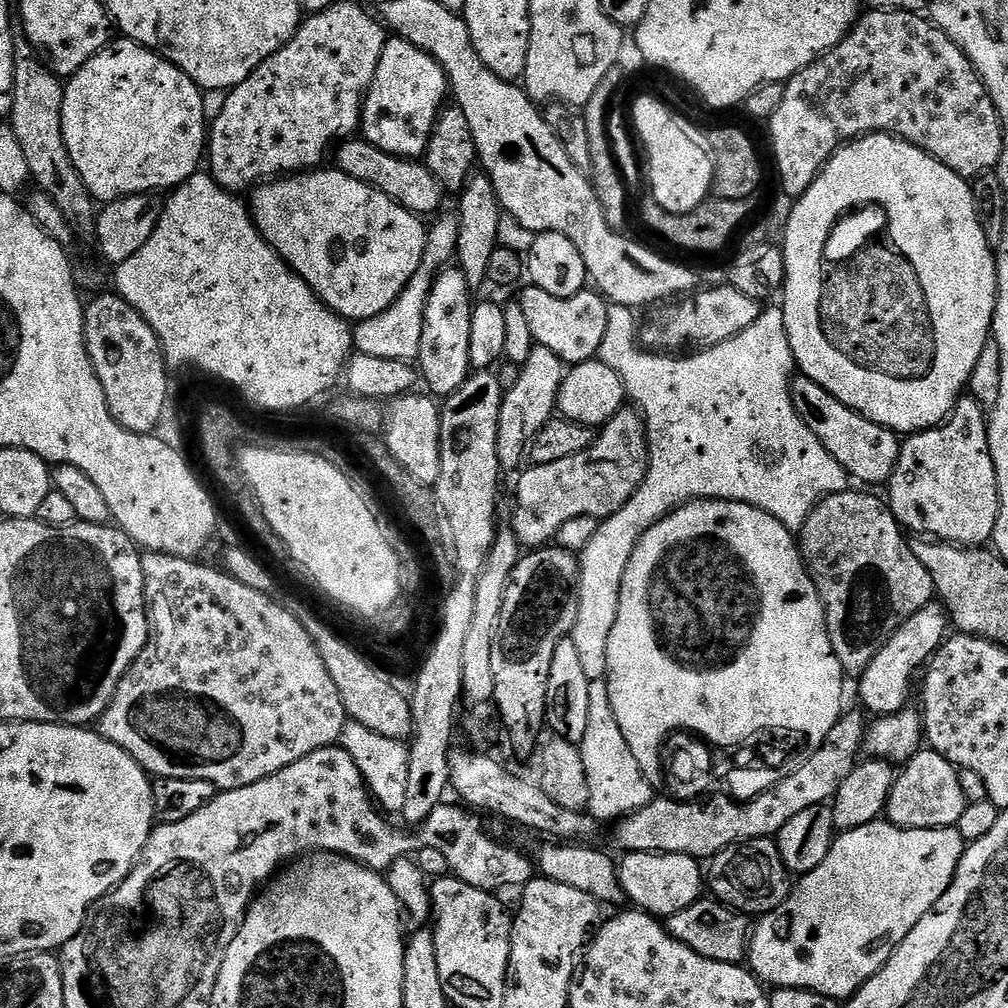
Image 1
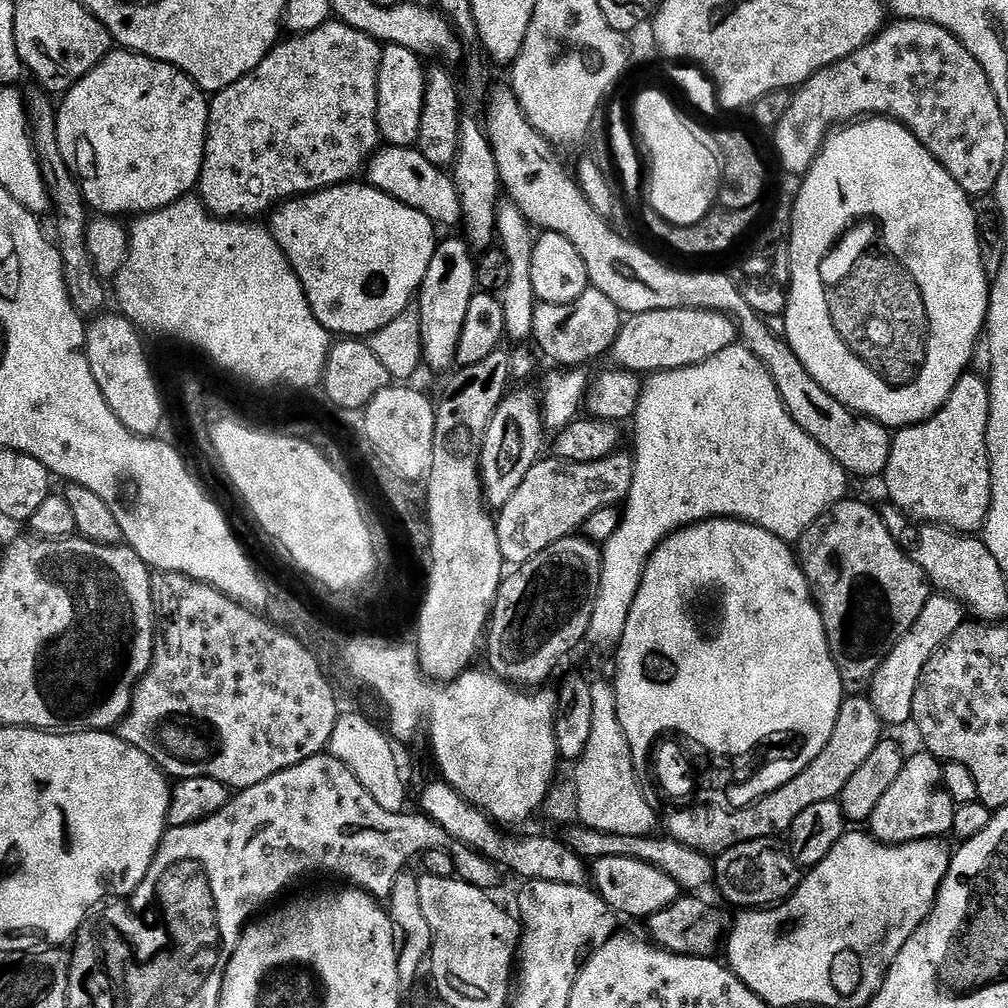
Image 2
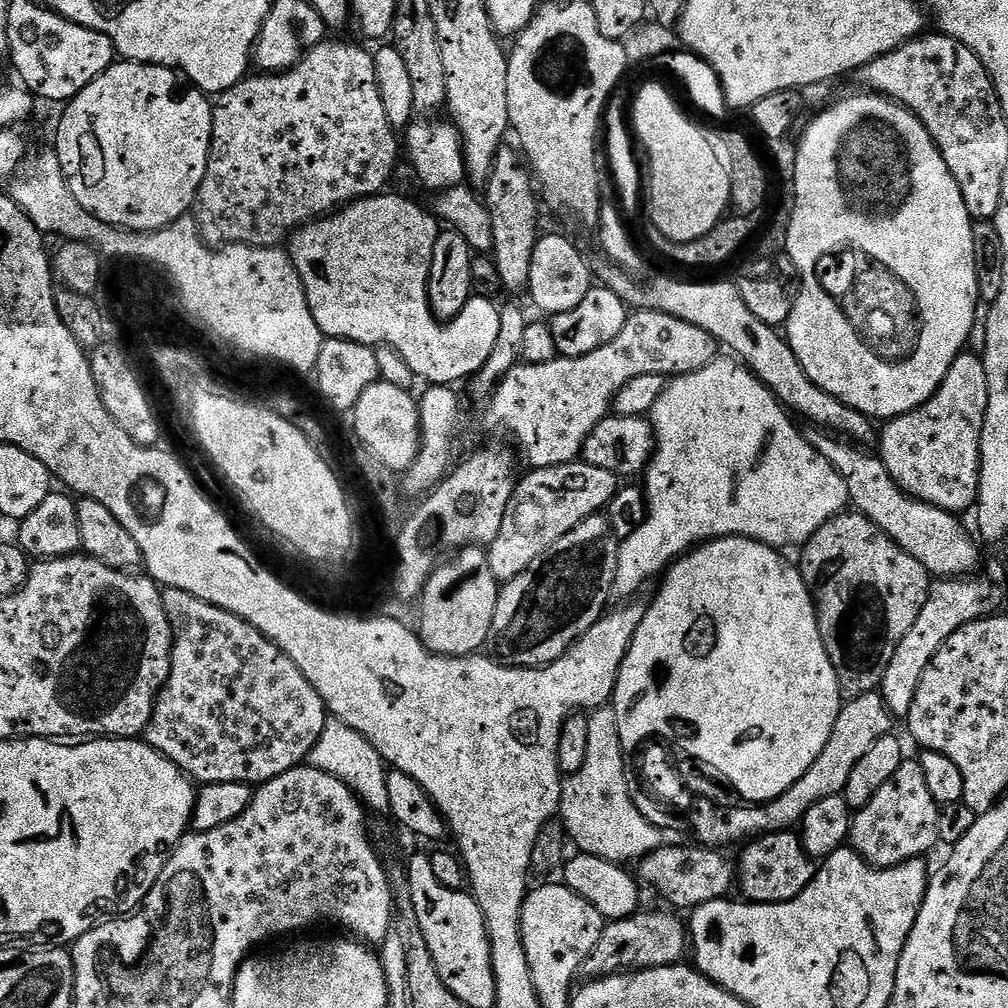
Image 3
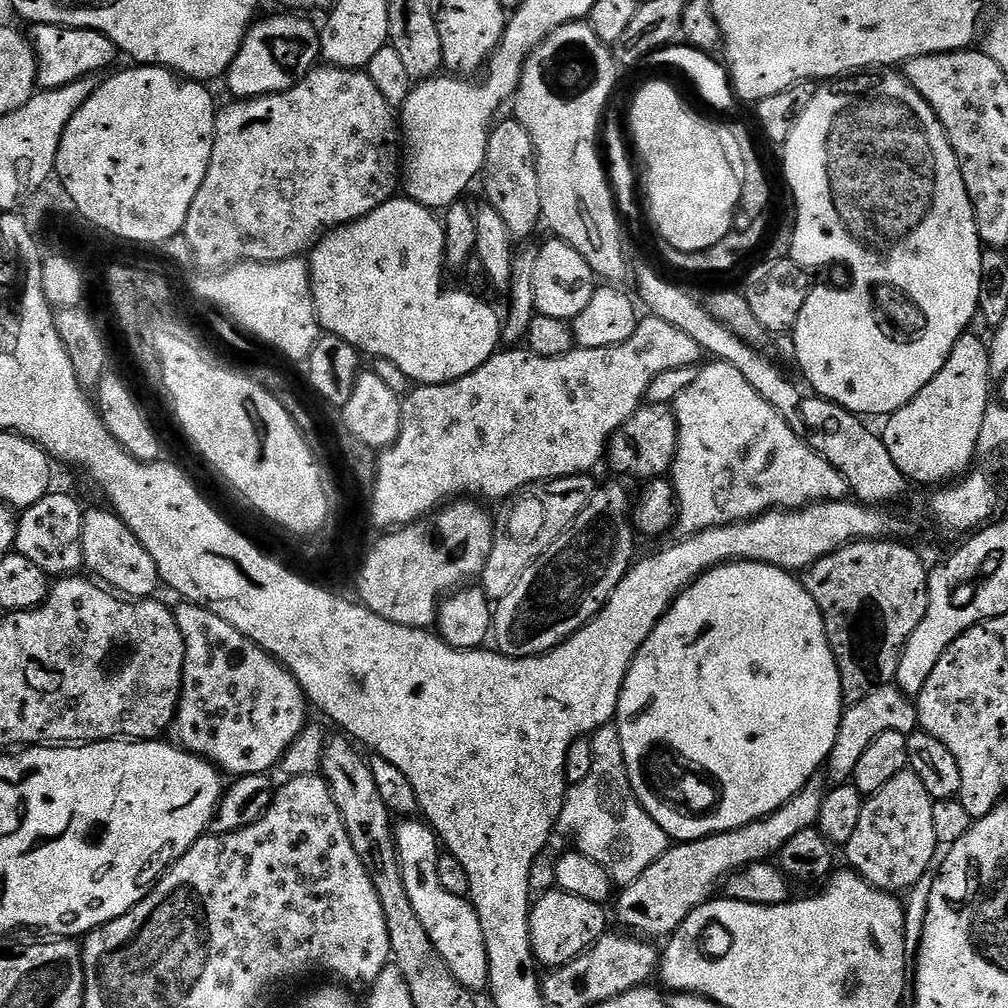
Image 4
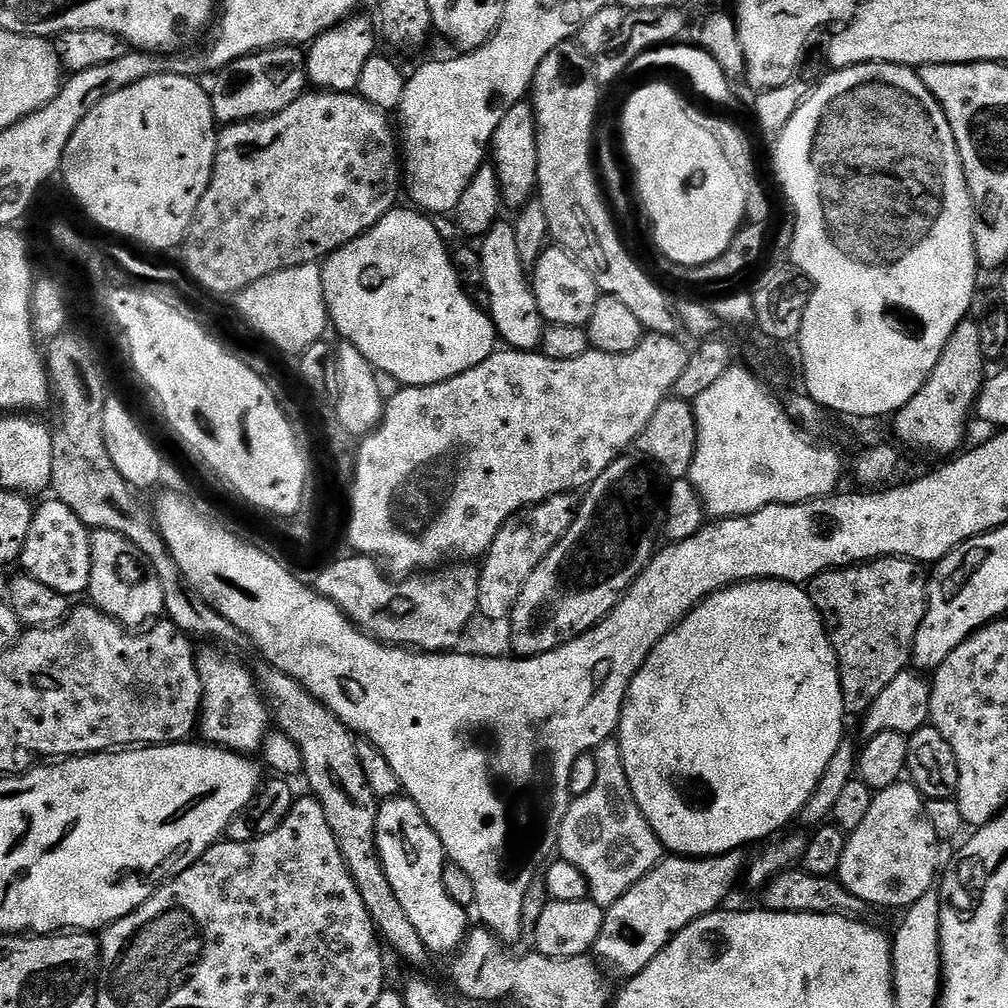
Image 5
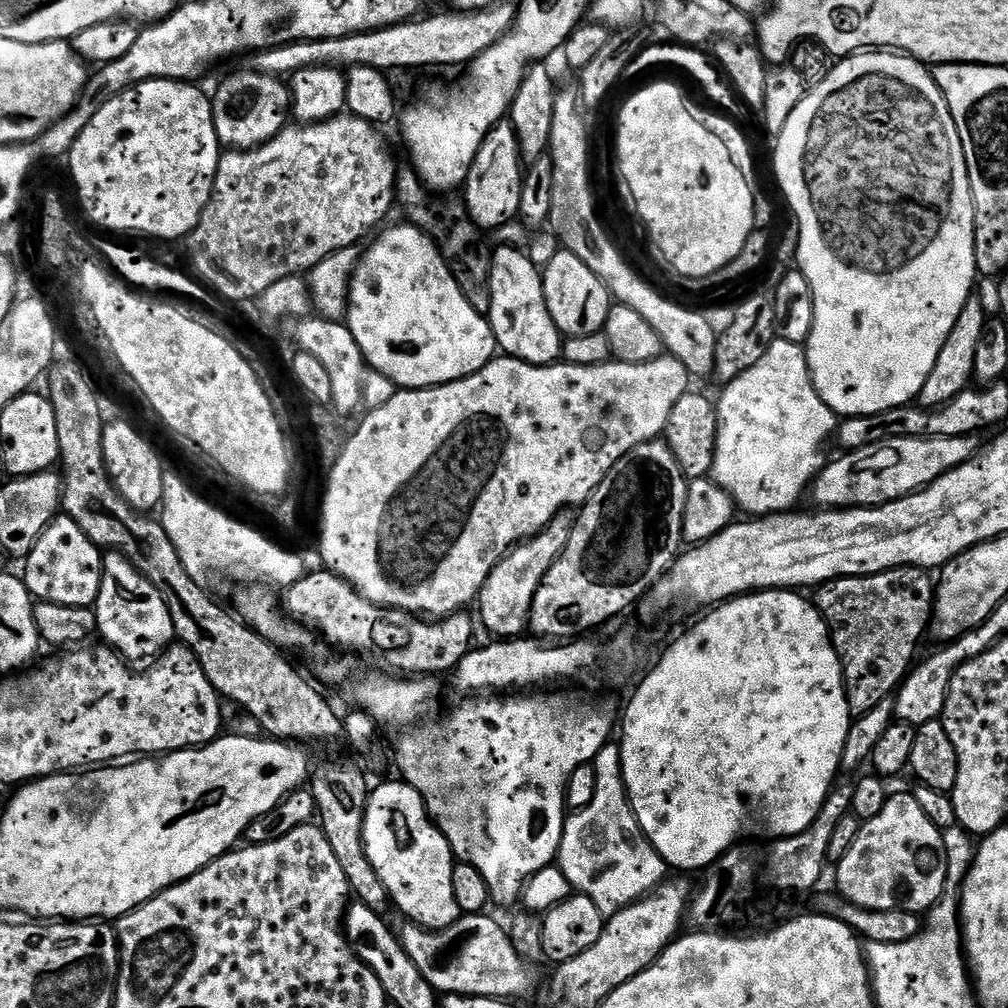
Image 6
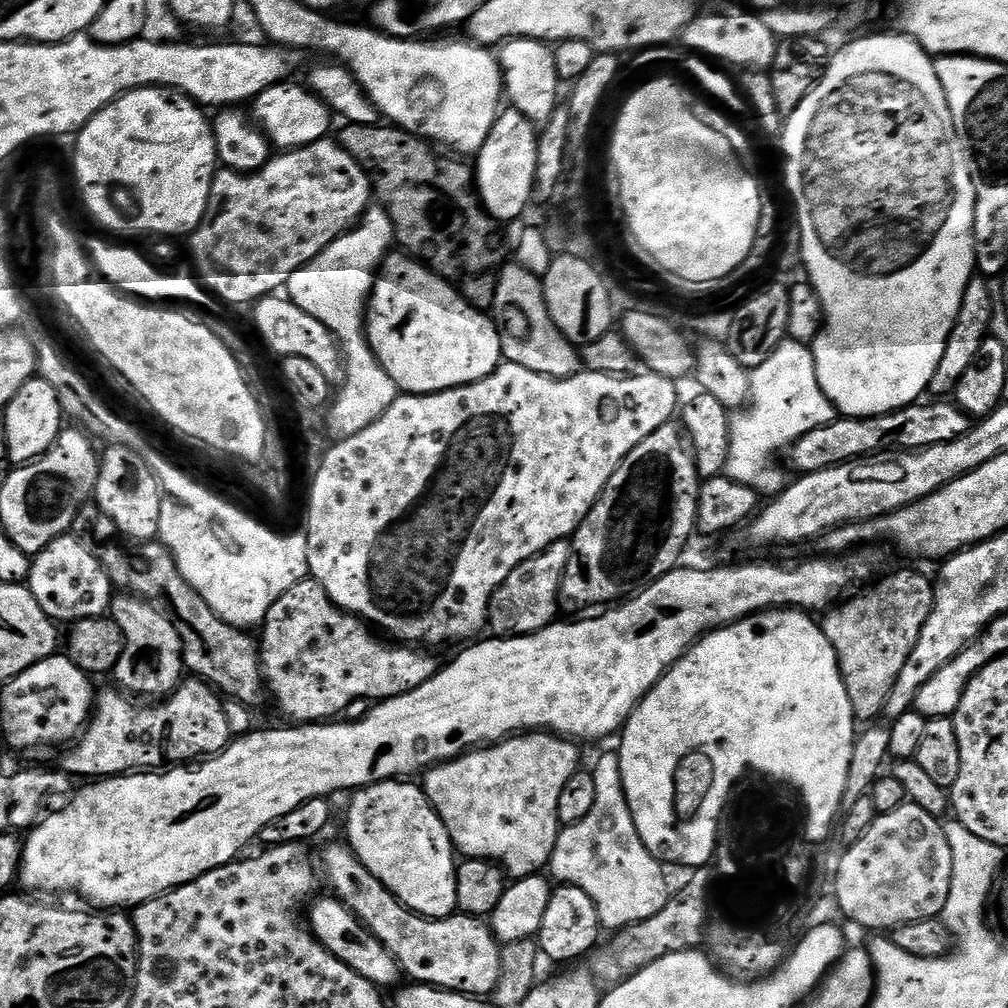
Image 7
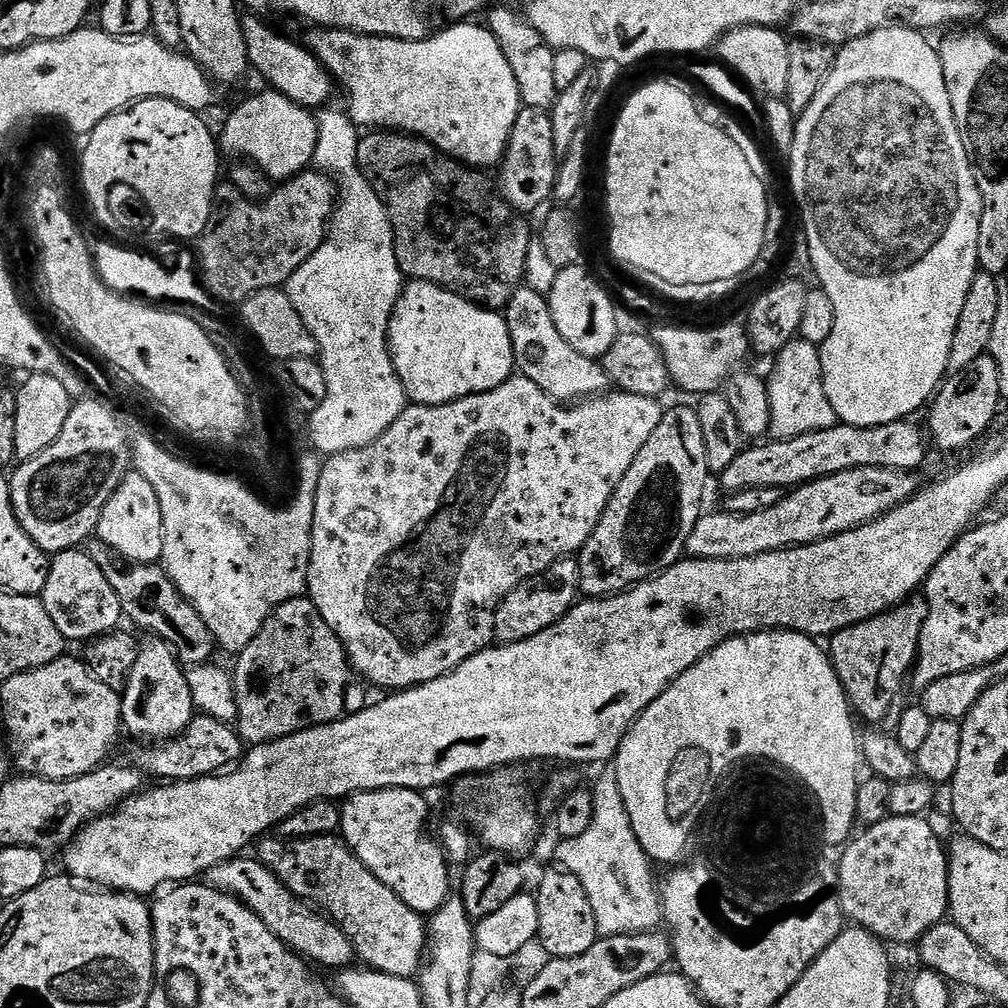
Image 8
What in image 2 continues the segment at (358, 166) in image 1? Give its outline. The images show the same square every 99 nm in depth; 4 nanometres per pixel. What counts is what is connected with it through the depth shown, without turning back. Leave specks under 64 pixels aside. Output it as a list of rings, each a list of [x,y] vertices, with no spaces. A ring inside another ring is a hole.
[[[384,146],[368,162],[366,182],[370,187],[382,190],[382,194],[390,194],[398,202],[418,210],[418,214],[426,214],[433,224],[452,228],[461,223],[462,202],[458,198],[458,190],[454,186],[451,175],[445,169],[435,168],[420,149],[413,146]]]

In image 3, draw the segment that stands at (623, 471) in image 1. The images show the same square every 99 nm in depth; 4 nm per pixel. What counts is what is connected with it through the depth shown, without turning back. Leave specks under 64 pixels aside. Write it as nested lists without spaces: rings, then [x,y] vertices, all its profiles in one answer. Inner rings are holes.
[[[573,462],[554,466],[553,468],[537,468],[527,473],[529,476],[519,481],[510,498],[510,506],[506,506],[506,518],[502,518],[502,530],[498,530],[498,538],[487,549],[490,570],[494,570],[494,578],[498,582],[507,582],[518,578],[538,554],[546,554],[558,538],[570,534],[574,526],[578,526],[586,518],[603,513],[608,503],[618,491],[618,478],[610,470],[598,470],[598,466],[590,466],[583,462]]]

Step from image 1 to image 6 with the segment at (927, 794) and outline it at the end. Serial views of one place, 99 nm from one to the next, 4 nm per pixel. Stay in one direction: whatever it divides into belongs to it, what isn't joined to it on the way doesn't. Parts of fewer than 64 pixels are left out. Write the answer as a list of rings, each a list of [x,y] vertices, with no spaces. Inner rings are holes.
[[[904,792],[889,795],[886,806],[874,818],[863,821],[858,830],[858,838],[850,842],[850,850],[835,865],[835,891],[850,902],[866,910],[906,910],[917,914],[927,913],[942,898],[948,878],[948,859],[944,845],[943,831],[926,818],[922,806],[918,806],[915,795]]]

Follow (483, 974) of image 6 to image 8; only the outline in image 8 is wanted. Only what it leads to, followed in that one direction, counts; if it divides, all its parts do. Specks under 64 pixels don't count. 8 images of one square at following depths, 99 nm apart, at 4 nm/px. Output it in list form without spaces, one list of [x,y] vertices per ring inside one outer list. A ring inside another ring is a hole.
[[[339,835],[301,840],[268,839],[272,838],[259,841],[260,863],[265,864],[294,895],[329,916],[348,935],[357,957],[367,967],[398,978],[412,978],[419,973],[428,947],[425,917],[406,906],[386,882],[374,878]]]

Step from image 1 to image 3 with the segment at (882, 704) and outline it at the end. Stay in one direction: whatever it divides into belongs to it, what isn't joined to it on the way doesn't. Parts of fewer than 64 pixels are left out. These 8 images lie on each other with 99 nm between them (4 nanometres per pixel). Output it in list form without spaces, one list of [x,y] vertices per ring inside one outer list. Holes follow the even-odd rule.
[[[992,564],[988,568],[985,576],[973,574],[967,578],[944,578],[939,582],[933,583],[931,590],[928,591],[926,606],[922,606],[922,614],[918,614],[918,622],[910,626],[910,634],[902,638],[898,650],[894,650],[894,658],[890,658],[890,666],[886,666],[886,674],[882,678],[878,689],[881,696],[884,697],[886,706],[892,711],[893,717],[907,717],[910,706],[914,706],[914,694],[918,694],[918,682],[922,682],[922,674],[926,666],[938,654],[938,650],[962,626],[966,626],[975,620],[983,620],[985,616],[995,613],[996,608],[1004,600],[1004,572],[998,565]]]

